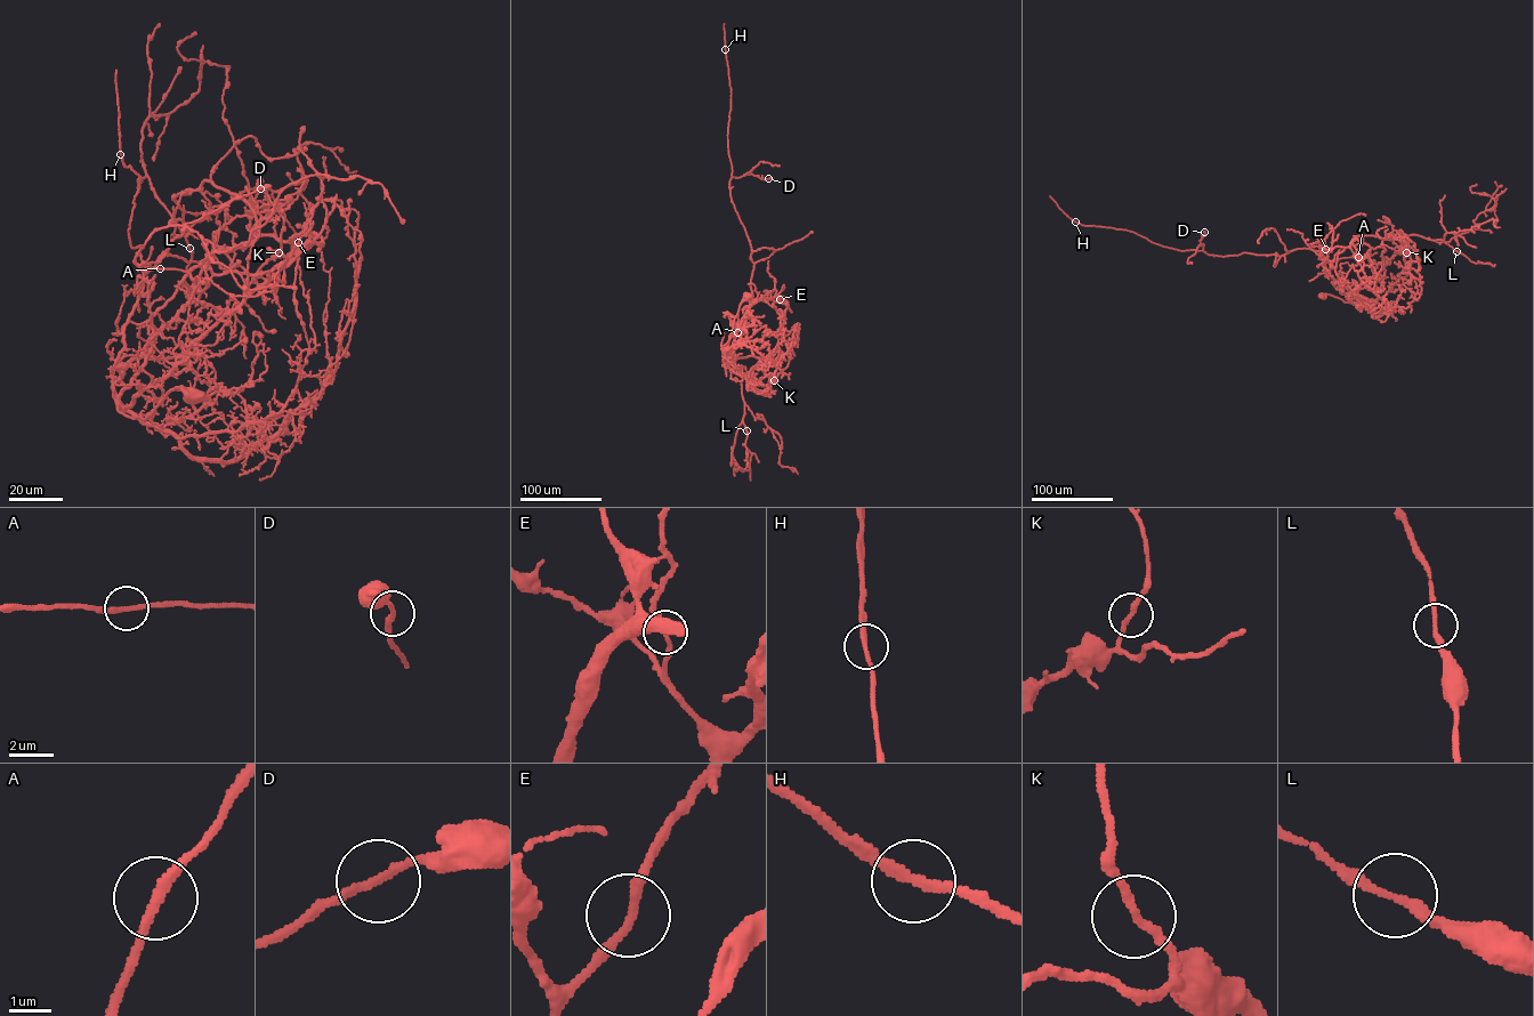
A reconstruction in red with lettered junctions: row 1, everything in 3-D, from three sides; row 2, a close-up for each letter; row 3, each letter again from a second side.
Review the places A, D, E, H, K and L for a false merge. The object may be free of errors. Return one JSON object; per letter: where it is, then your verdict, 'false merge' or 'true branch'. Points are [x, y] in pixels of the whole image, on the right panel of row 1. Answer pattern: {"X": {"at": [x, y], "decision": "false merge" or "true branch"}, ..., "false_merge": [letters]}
{"A": {"at": [1358, 257], "decision": "true branch"}, "D": {"at": [1204, 232], "decision": "true branch"}, "E": {"at": [1325, 249], "decision": "true branch"}, "H": {"at": [1075, 222], "decision": "true branch"}, "K": {"at": [1406, 252], "decision": "true branch"}, "L": {"at": [1456, 251], "decision": "true branch"}, "false_merge": []}

